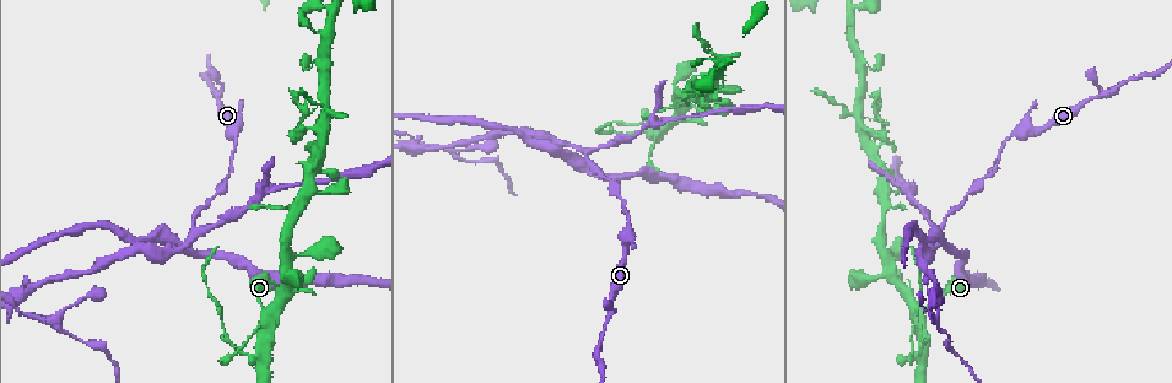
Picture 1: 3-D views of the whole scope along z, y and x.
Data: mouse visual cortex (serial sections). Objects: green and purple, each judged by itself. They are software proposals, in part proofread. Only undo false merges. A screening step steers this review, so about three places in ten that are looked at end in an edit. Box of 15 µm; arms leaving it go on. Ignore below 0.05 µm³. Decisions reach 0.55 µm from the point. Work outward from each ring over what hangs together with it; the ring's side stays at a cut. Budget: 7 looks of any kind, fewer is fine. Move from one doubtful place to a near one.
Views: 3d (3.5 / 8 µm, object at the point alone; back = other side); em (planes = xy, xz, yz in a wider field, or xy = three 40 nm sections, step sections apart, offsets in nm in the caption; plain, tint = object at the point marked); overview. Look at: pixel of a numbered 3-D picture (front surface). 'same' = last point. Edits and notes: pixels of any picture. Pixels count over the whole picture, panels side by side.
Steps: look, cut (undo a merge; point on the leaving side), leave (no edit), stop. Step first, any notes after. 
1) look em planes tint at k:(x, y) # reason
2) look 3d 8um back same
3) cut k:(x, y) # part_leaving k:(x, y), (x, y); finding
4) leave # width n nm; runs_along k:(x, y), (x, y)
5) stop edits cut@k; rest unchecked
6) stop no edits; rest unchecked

look em planes tint at 1:(221, 327)

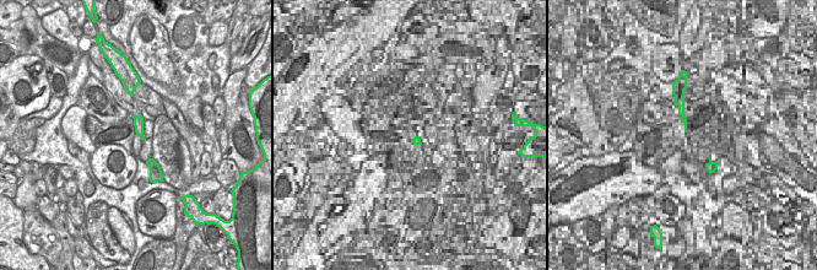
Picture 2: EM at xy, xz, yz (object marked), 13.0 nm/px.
look 3d 3.5um back same

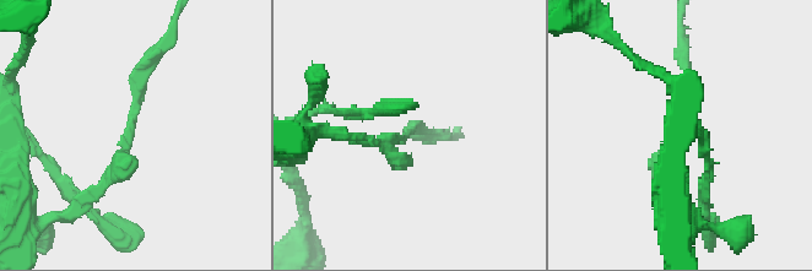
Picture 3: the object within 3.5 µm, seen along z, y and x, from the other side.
cut 3:(130, 129) # width 130 nm; border 2:(161, 172), (150, 176); two cells meet here

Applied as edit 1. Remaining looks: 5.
look overview

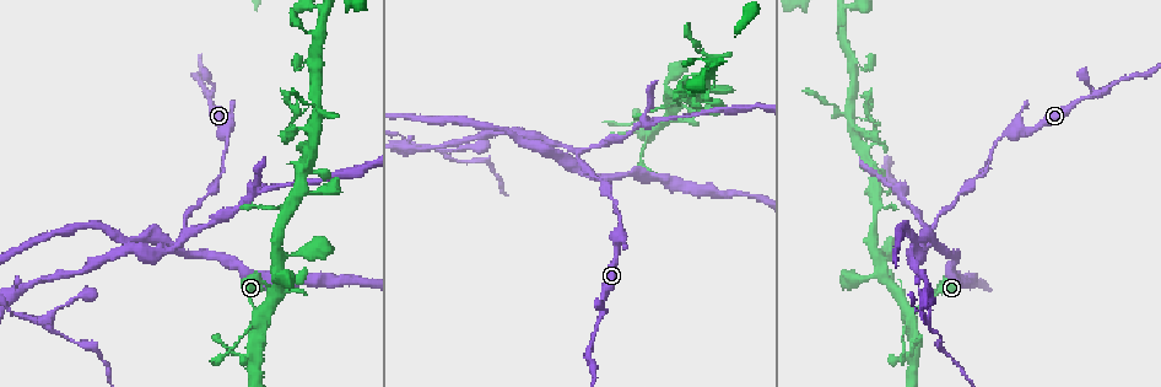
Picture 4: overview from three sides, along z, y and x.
look 3d 3.5um at 4:(185, 232) # three-way junction

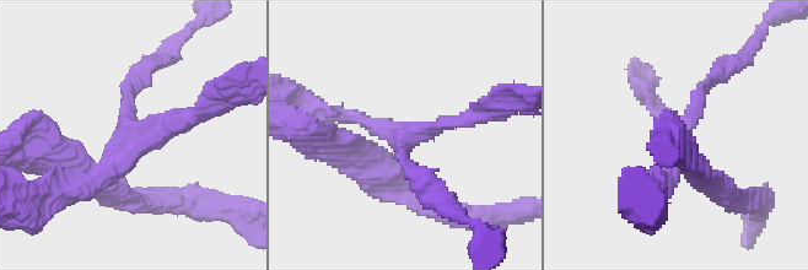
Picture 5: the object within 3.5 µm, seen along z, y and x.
look em planes tint at 5:(404, 135) # arms 3; arm_widths 200, 200, 200 nm

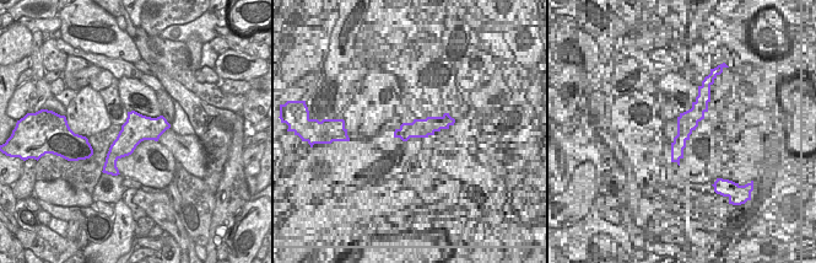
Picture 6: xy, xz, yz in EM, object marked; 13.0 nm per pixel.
leave # runs_along 5:(147, 66), (117, 160), (80, 187); continuous, no second cell

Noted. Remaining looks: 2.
look 3d 3.5um at 4:(680, 94) # thin neck

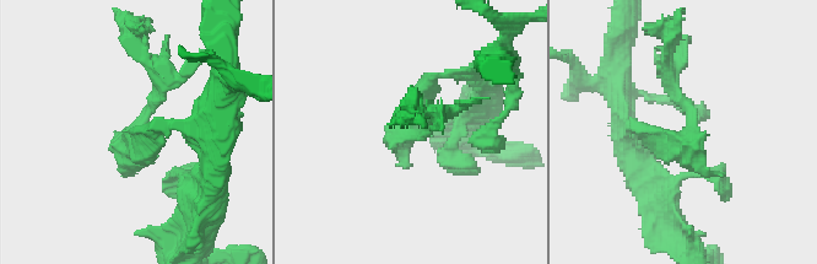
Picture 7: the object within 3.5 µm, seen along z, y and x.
look em xy step 3 tint at 7:(140, 118)

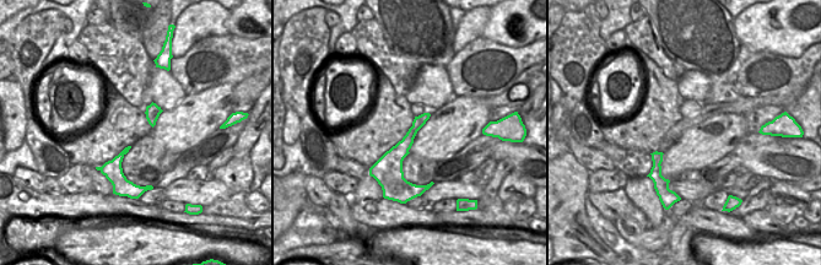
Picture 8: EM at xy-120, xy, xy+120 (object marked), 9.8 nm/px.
cut 7:(676, 92) # part_leaving 7:(693, 132), (671, 86), (671, 30); two cells meet here

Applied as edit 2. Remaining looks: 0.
stop edits cut@3, cut@7; rest unchecked

